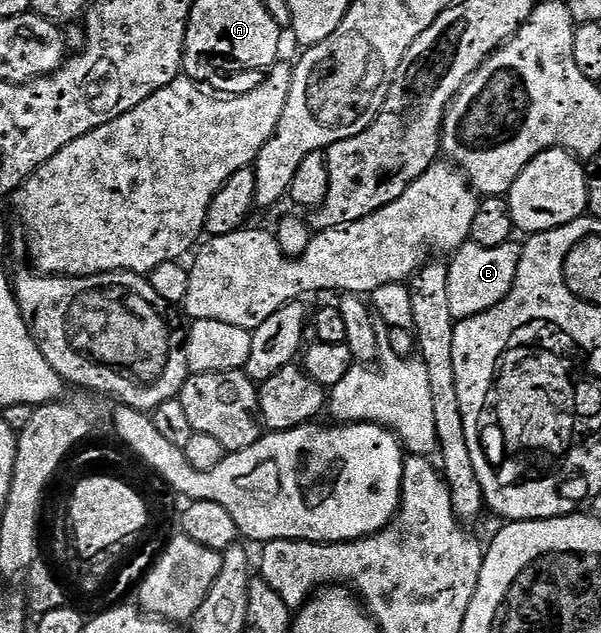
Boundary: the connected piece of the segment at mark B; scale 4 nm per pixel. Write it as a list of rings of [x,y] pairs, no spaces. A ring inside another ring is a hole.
[[[468,241],[459,251],[453,252],[448,259],[448,309],[452,309],[452,317],[455,321],[476,317],[480,313],[500,305],[500,301],[504,301],[504,297],[508,297],[508,293],[516,281],[516,269],[520,265],[521,256],[521,246],[514,241],[495,247],[485,247]]]

